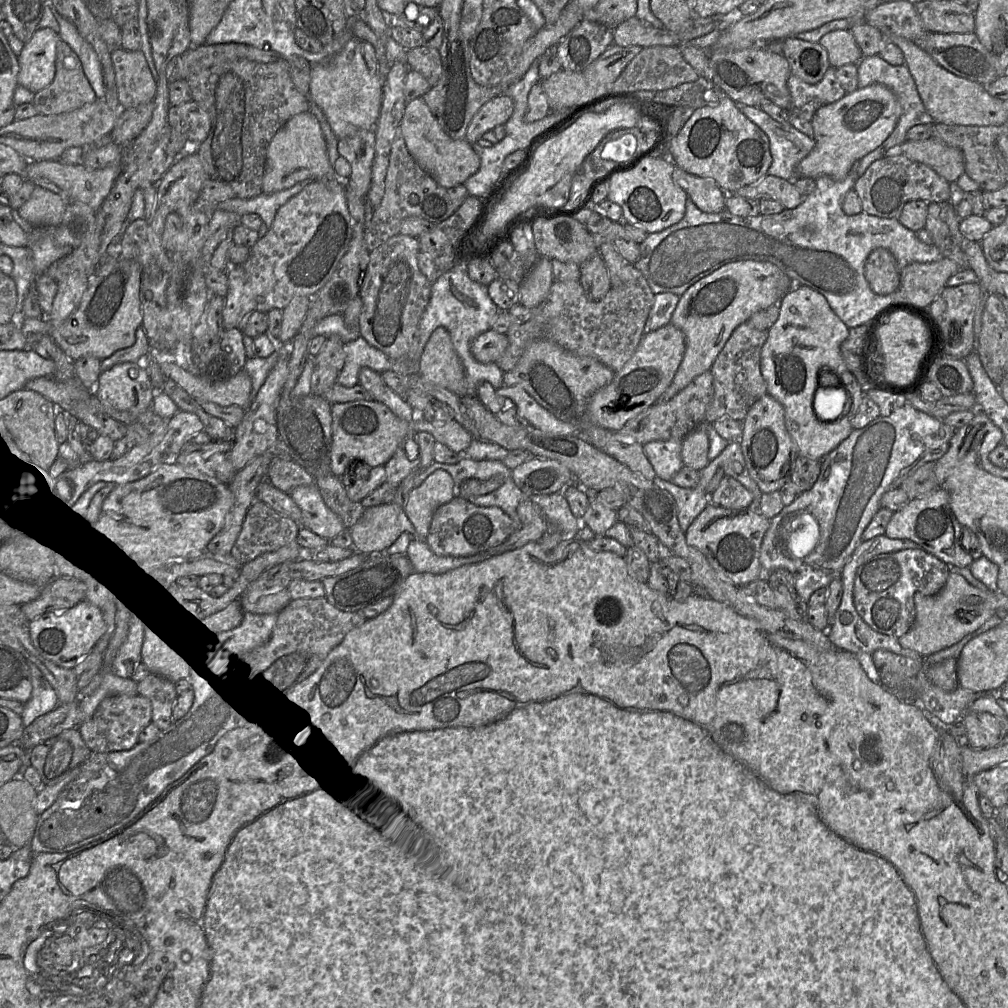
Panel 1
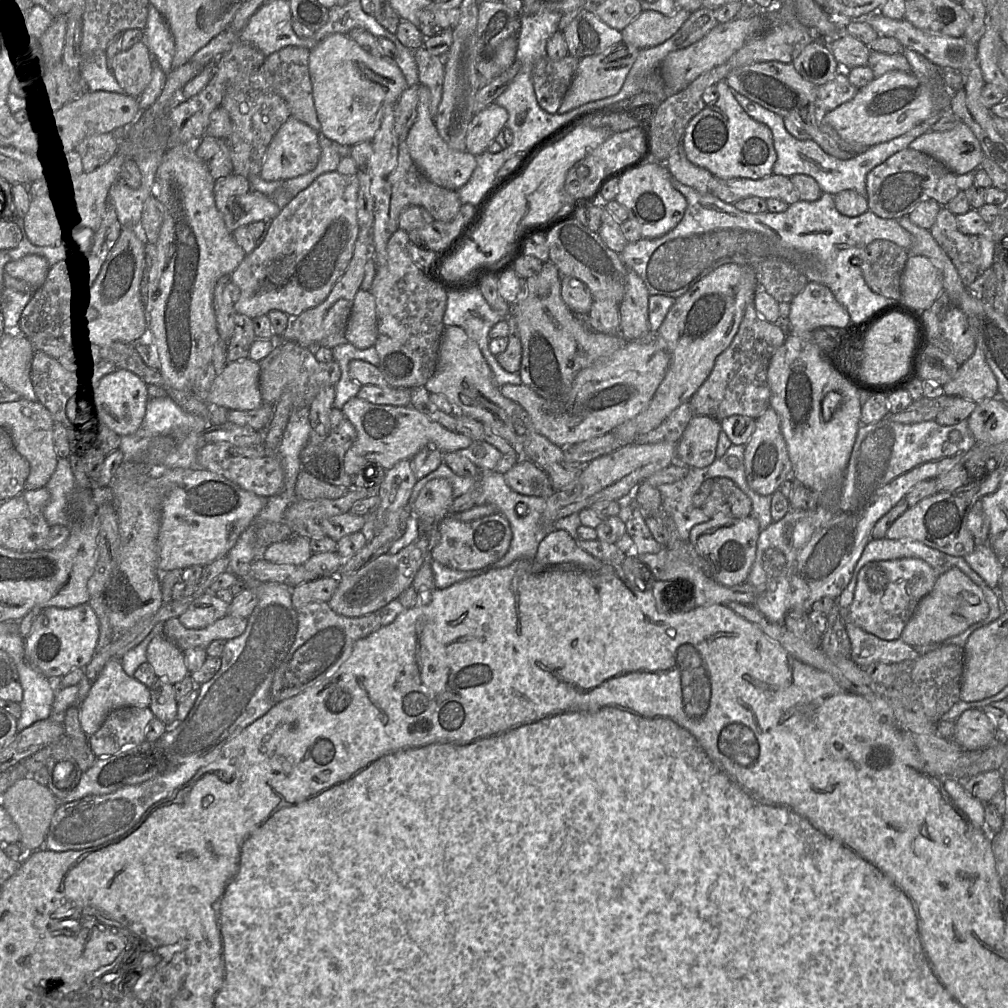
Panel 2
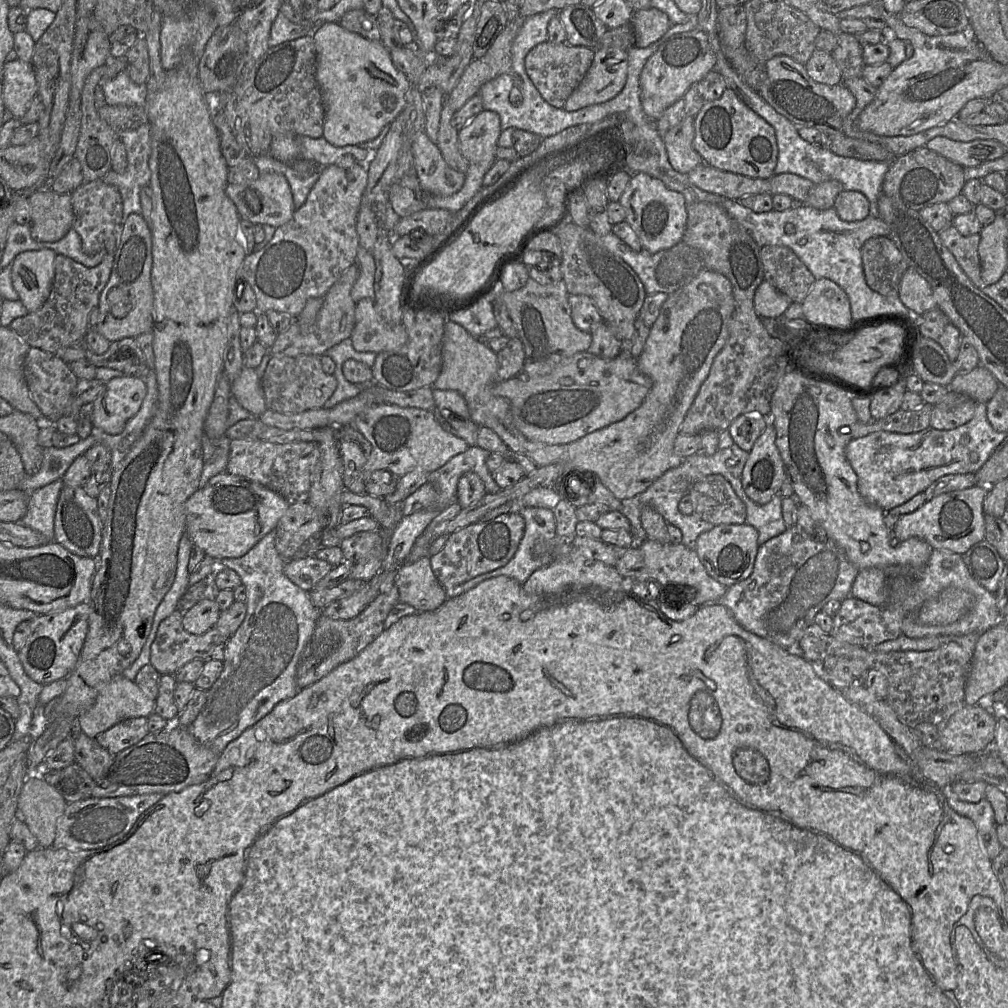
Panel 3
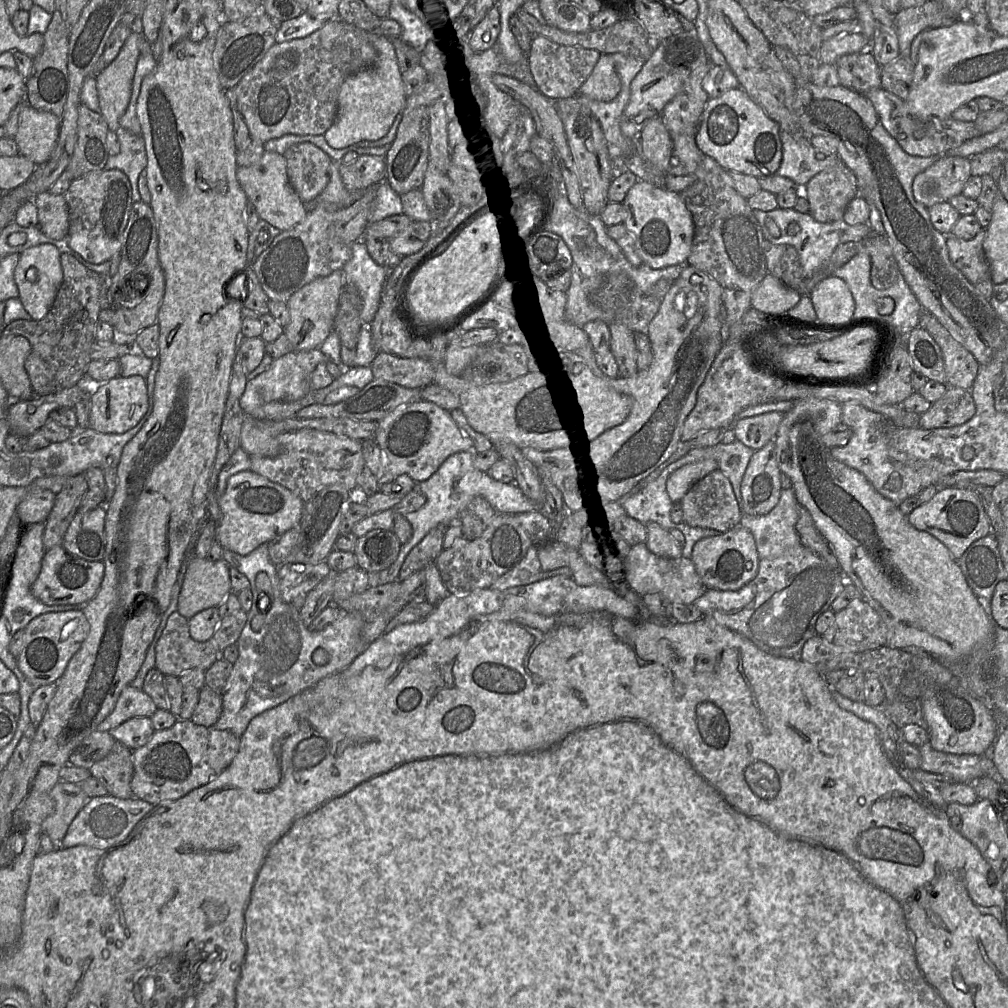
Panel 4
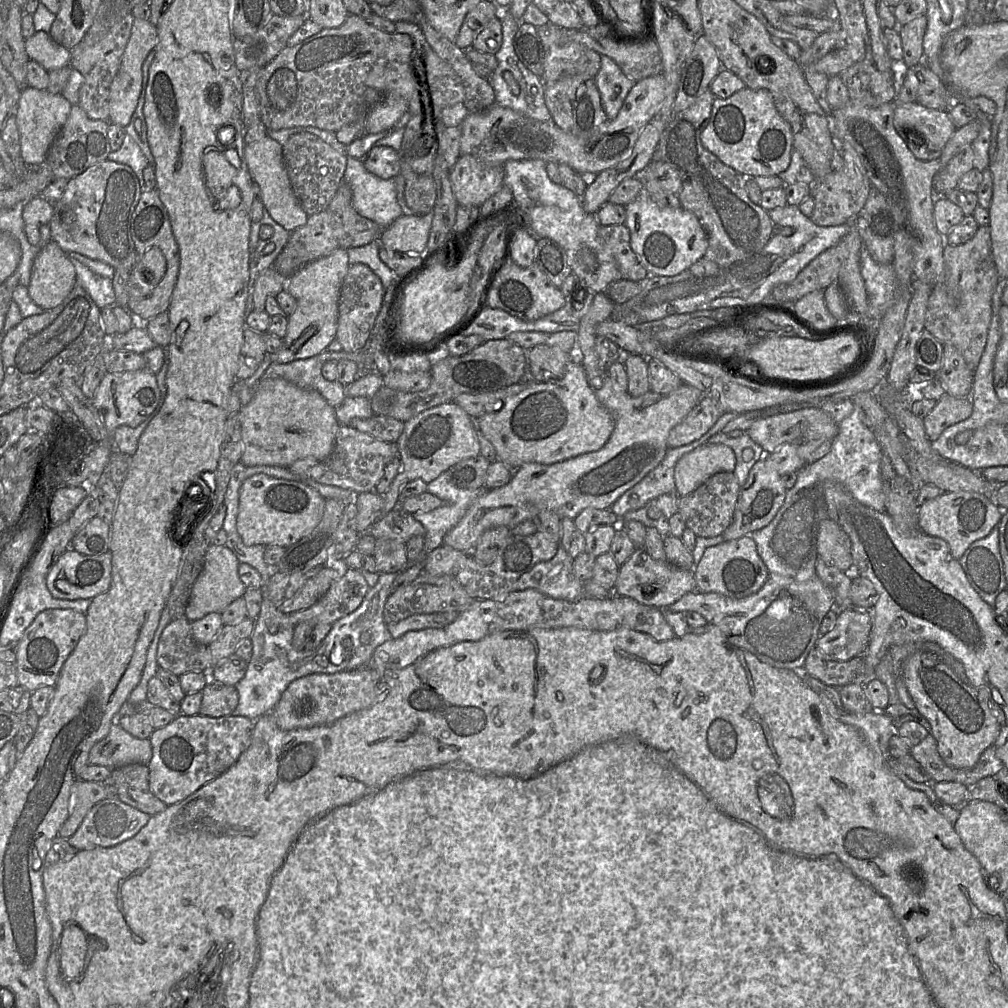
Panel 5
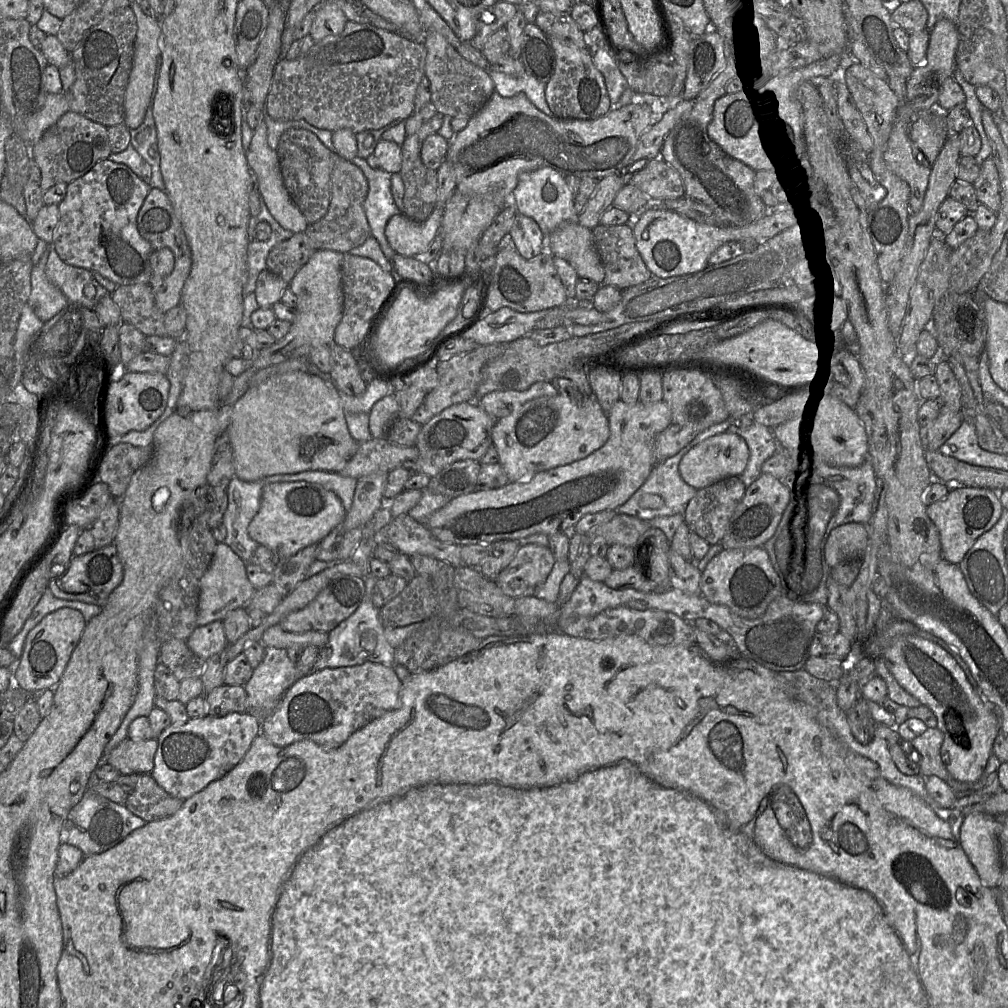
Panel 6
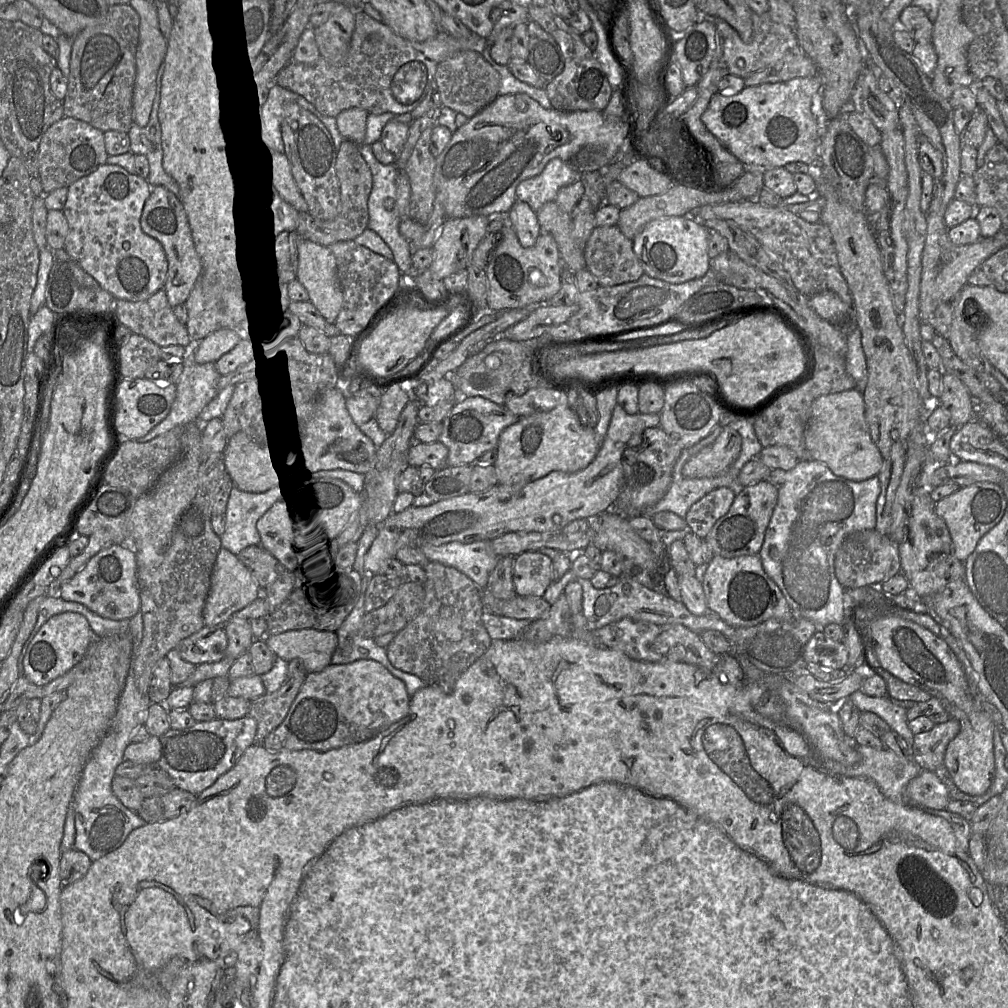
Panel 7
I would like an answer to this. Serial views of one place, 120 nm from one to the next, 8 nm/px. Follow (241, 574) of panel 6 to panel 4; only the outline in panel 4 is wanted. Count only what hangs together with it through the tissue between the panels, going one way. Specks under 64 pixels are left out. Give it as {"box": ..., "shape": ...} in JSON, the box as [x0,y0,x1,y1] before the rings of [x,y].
{"box":[177,557,231,619],"shape":[[[194,557],[190,560],[179,592],[177,612],[190,619],[202,610],[218,607],[231,592],[229,568],[228,563],[223,559],[212,561]]]}

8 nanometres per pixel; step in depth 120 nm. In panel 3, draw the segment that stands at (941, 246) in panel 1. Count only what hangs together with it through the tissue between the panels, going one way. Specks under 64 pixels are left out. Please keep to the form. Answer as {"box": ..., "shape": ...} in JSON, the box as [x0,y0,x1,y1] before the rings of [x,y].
{"box":[938,224,986,289],"shape":[[[951,224],[940,231],[938,236],[972,284],[978,289],[985,287],[986,285],[983,284],[981,279],[981,265],[978,254],[980,234],[963,236]]]}

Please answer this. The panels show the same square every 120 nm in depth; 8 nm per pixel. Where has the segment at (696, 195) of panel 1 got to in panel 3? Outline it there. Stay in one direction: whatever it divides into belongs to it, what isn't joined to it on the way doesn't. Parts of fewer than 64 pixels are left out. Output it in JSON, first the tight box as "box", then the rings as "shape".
{"box":[663,116,706,174],"shape":[[[689,116],[671,128],[663,137],[669,162],[682,174],[688,174],[700,164],[706,164],[693,147],[694,136],[694,117]]]}

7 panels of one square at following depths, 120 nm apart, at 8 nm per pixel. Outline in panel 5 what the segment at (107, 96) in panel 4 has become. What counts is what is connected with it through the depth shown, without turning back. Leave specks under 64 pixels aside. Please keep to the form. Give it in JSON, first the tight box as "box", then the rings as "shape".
{"box":[109,17,157,128],"shape":[[[134,17],[131,35],[122,56],[119,70],[114,77],[109,93],[109,121],[112,124],[125,128],[129,125],[136,110],[142,89],[142,66],[148,54],[157,45],[157,26],[149,20]]]}

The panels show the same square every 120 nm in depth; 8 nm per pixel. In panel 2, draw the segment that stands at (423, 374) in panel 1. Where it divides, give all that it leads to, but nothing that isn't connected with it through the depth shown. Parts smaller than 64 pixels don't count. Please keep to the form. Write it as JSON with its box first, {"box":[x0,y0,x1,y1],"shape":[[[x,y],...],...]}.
{"box":[424,327,522,452],"shape":[[[445,327],[440,341],[436,371],[424,387],[430,393],[443,394],[459,413],[488,424],[494,433],[522,452],[522,439],[515,432],[510,415],[510,405],[513,401],[501,393],[479,346],[461,327]]]}

